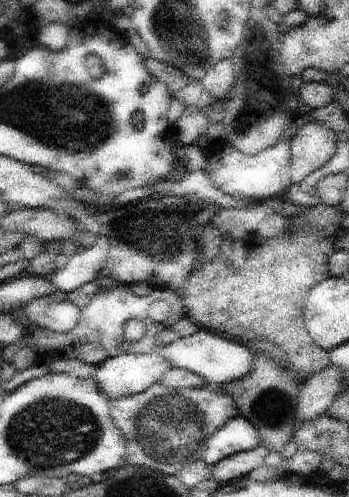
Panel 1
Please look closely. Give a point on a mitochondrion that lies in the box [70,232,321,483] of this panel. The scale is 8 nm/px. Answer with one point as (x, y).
(169, 427)

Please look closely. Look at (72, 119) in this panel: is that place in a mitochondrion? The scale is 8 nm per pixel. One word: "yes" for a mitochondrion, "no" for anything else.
yes

